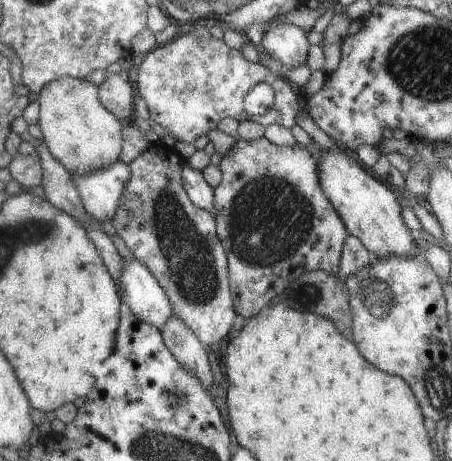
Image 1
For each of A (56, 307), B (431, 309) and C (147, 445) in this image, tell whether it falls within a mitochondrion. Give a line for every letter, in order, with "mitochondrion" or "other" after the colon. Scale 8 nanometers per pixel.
A: other
B: other
C: mitochondrion

